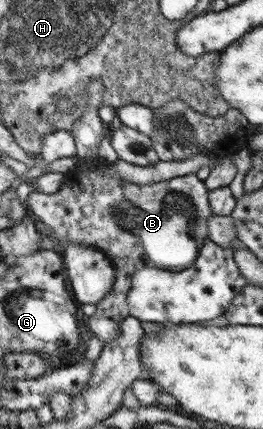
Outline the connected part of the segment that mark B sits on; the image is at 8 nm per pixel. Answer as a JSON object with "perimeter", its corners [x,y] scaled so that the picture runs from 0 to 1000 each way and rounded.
{"perimeter":[[[365,368],[342,375],[346,392],[297,403],[255,403],[240,427],[205,452],[122,445],[95,464],[95,487],[129,510],[171,522],[221,555],[285,564],[297,573],[373,580],[395,590],[437,629],[430,664],[411,685],[361,709],[361,727],[335,739],[335,769],[376,788],[392,807],[452,776],[452,746],[490,734],[475,702],[498,643],[517,629],[555,622],[608,629],[688,632],[734,615],[772,564],[795,559],[787,508],[810,501],[787,469],[791,441],[741,403],[669,410],[555,431],[517,431],[388,403],[399,378]]]}

